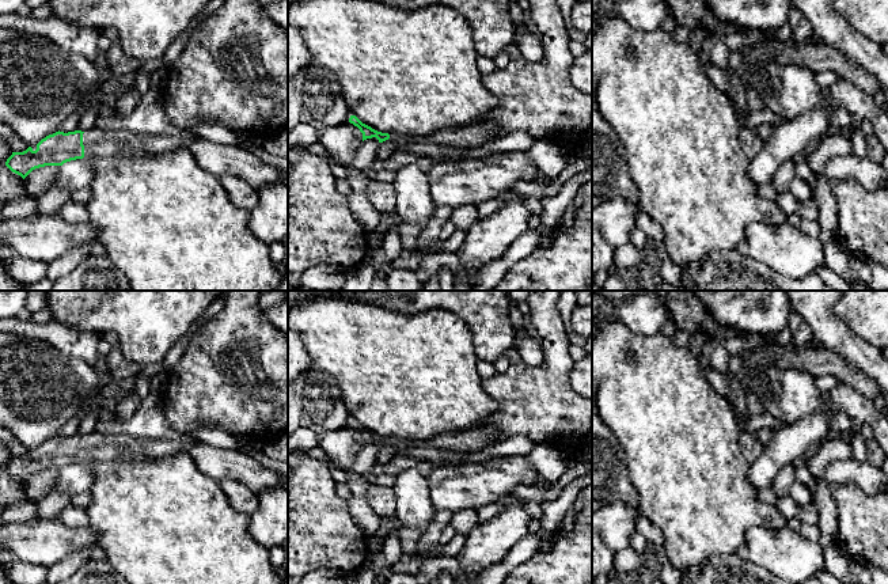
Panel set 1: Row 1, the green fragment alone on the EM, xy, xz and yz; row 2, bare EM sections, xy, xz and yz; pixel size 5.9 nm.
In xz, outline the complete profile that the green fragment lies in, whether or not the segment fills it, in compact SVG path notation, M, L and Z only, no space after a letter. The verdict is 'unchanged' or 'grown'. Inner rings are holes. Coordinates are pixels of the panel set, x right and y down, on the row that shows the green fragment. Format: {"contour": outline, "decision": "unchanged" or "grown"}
{"contour": "M350 115L349 122L360 129L360 132L363 133L363 141L372 137L376 137L379 143L390 140L396 147L396 149L414 152L420 156L430 158L436 163L463 160L463 156L468 152L470 148L473 148L439 144L433 140L420 137L382 133L363 124L356 115Z", "decision": "grown"}

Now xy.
{"contour": "M98 128L86 132L75 130L68 133L58 130L42 139L37 144L35 151L29 147L23 152L12 152L5 162L5 166L24 179L35 168L62 166L64 163L76 159L92 159L95 156L155 156L172 152L178 148L187 149L204 171L208 171L215 177L234 175L242 178L254 189L259 189L266 183L288 182L288 175L280 168L267 164L257 155L236 145L217 144L198 137L140 134L129 130L102 130Z", "decision": "grown"}

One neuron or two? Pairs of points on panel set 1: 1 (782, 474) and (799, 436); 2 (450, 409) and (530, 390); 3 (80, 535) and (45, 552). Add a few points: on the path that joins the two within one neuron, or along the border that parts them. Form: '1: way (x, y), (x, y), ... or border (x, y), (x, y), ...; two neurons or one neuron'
1: border (792, 461), (777, 473), (770, 485); two neurons
2: border (482, 379), (496, 409), (475, 425); two neurons
3: way (72, 539), (56, 541), (53, 543); one neuron

